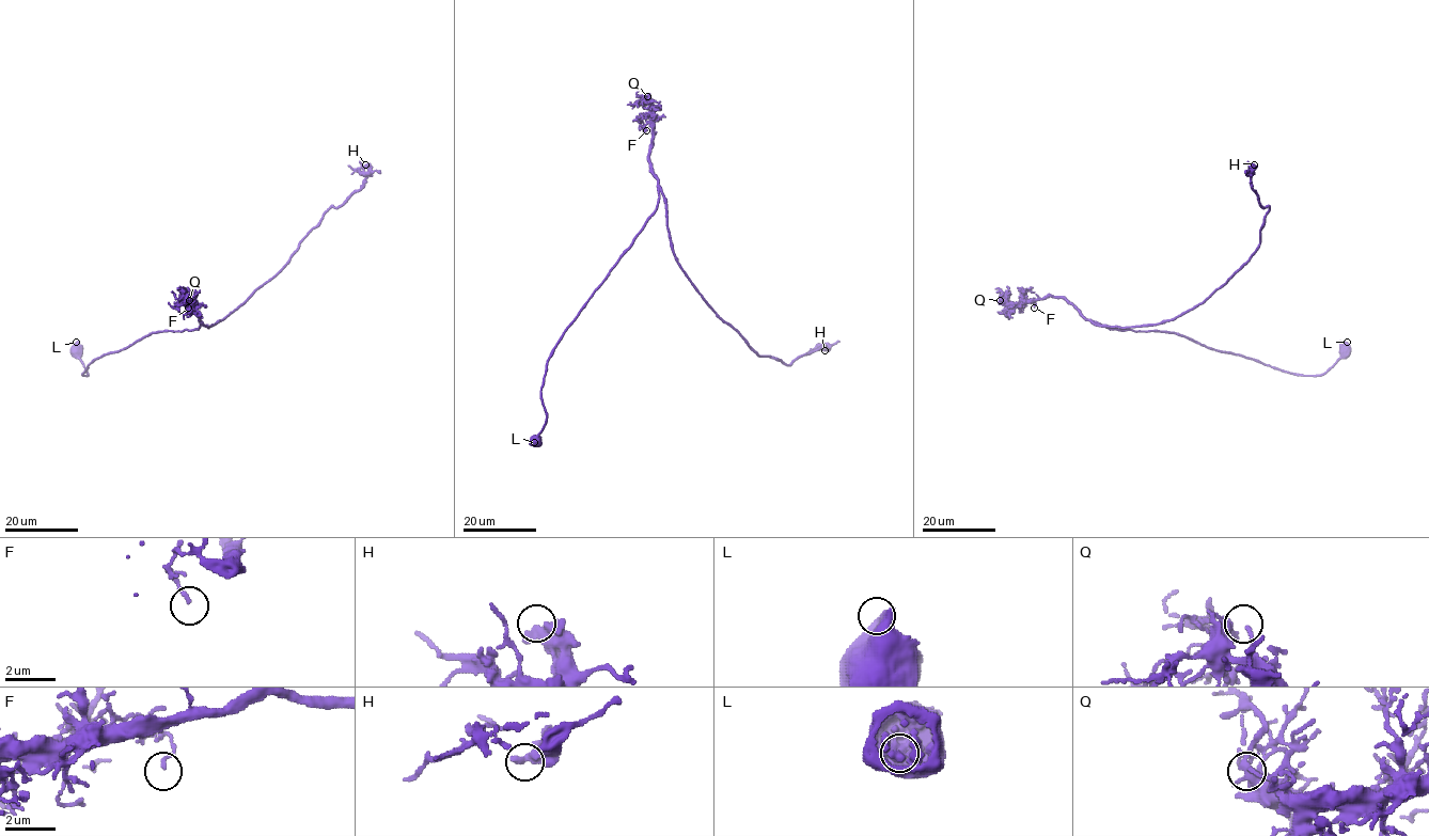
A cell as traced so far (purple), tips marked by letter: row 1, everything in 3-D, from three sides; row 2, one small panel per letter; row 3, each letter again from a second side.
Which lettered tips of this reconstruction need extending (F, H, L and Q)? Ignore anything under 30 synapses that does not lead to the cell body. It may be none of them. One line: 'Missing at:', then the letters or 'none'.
Missing at: H

